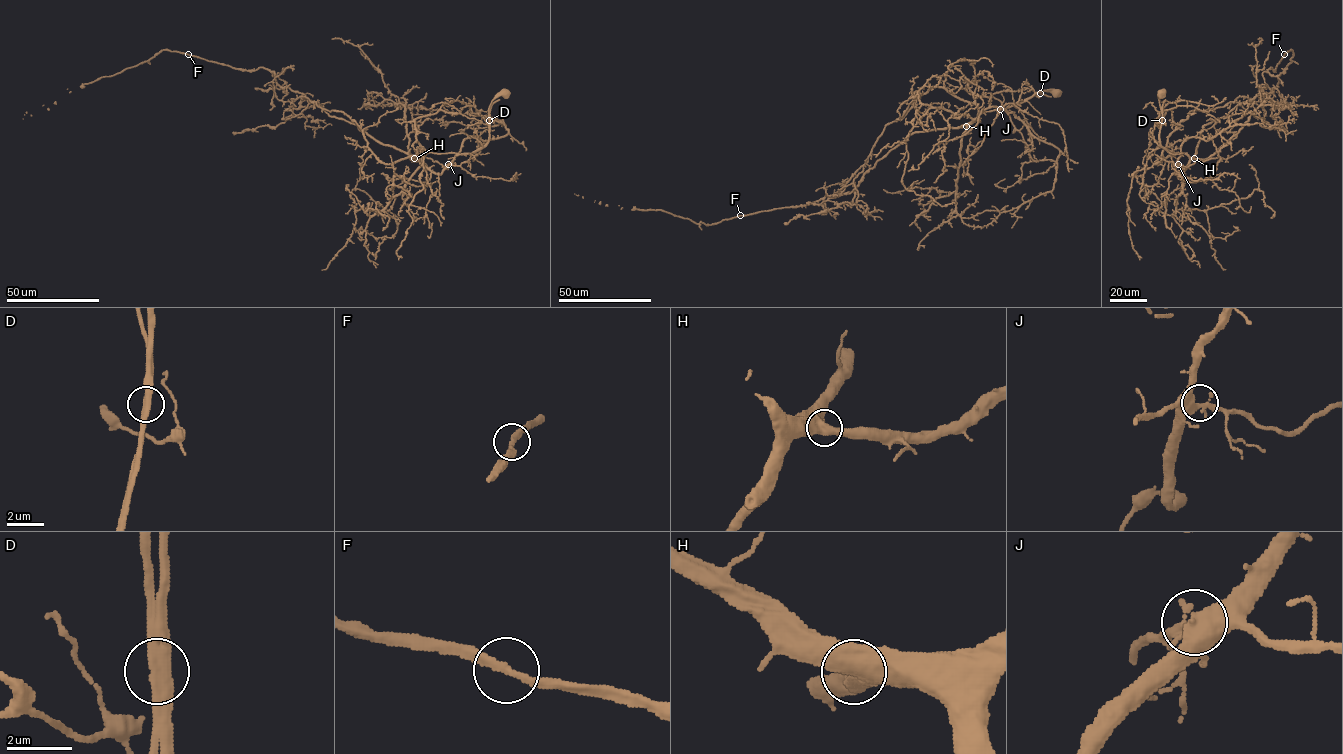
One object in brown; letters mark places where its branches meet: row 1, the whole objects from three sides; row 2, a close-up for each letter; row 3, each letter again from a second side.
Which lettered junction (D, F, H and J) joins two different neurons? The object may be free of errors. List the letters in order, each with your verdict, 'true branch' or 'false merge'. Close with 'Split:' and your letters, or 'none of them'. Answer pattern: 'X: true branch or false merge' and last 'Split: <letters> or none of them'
D: false merge
F: true branch
H: true branch
J: true branch
Split: D

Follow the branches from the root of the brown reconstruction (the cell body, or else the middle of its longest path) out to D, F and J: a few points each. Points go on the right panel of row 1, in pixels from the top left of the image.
D: (1162, 93), (1158, 95), (1162, 120)
F: (1162, 93), (1160, 144), (1191, 157), (1202, 127), (1259, 93), (1262, 73), (1275, 70), (1284, 55)
J: (1162, 93), (1158, 95), (1162, 115), (1159, 142), (1169, 153), (1189, 156), (1189, 162), (1175, 174), (1178, 164)

